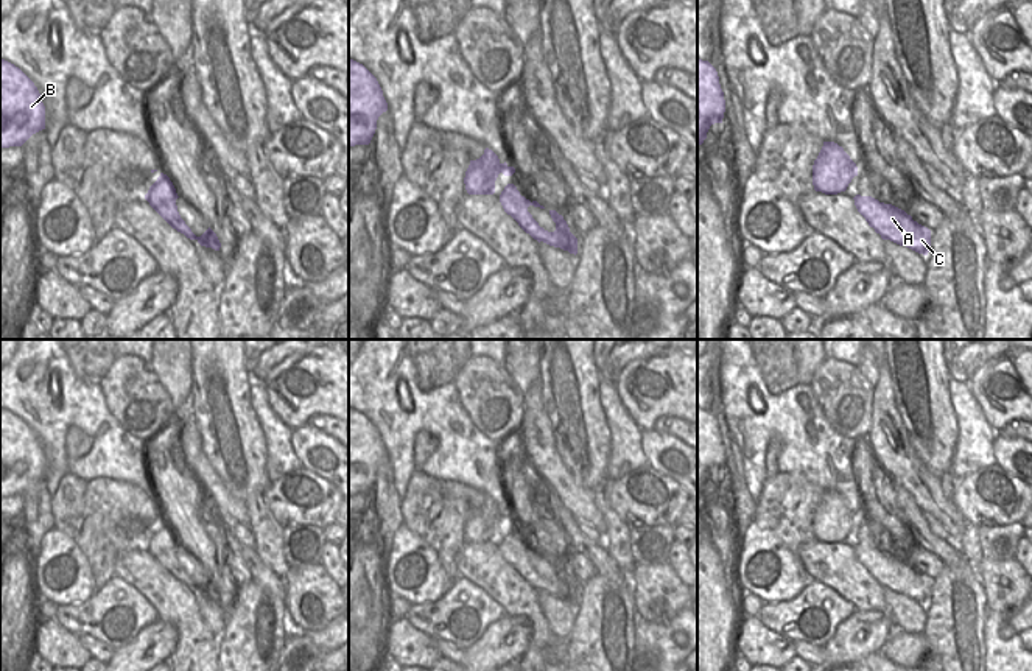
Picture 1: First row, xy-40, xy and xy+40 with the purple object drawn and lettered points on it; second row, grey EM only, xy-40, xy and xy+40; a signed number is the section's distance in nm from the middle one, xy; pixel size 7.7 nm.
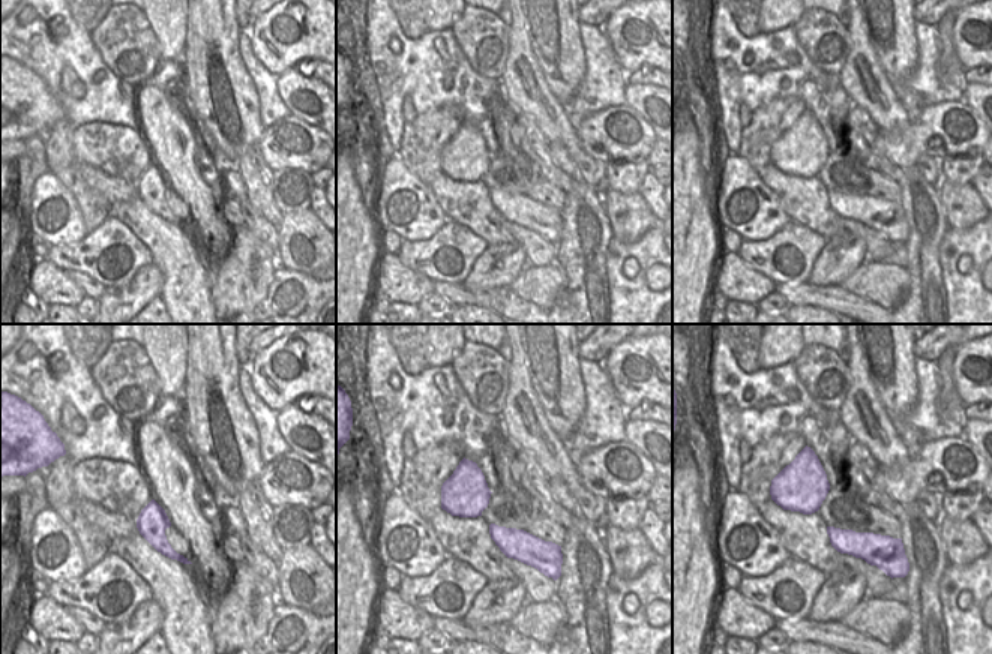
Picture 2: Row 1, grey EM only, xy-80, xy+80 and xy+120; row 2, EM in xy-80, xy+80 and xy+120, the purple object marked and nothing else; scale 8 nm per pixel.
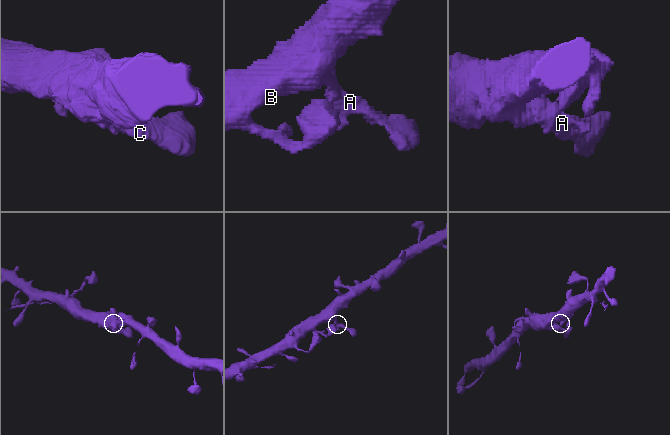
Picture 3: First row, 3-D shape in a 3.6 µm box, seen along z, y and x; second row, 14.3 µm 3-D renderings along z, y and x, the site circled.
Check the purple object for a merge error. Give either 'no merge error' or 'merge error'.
no merge error

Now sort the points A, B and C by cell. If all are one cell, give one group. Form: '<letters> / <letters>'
A B C

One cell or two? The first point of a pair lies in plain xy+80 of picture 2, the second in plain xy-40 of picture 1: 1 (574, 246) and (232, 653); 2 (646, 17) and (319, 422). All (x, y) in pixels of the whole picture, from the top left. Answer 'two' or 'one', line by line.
1: one
2: two

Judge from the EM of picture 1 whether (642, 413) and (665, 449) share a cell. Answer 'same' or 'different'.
different

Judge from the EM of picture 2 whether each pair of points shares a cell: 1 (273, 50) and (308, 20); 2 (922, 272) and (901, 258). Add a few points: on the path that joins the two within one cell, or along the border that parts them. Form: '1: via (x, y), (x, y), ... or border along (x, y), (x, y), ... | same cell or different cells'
1: via (282, 39), (299, 20) | same cell
2: border along (902, 242), (907, 251), (905, 267) | different cells

